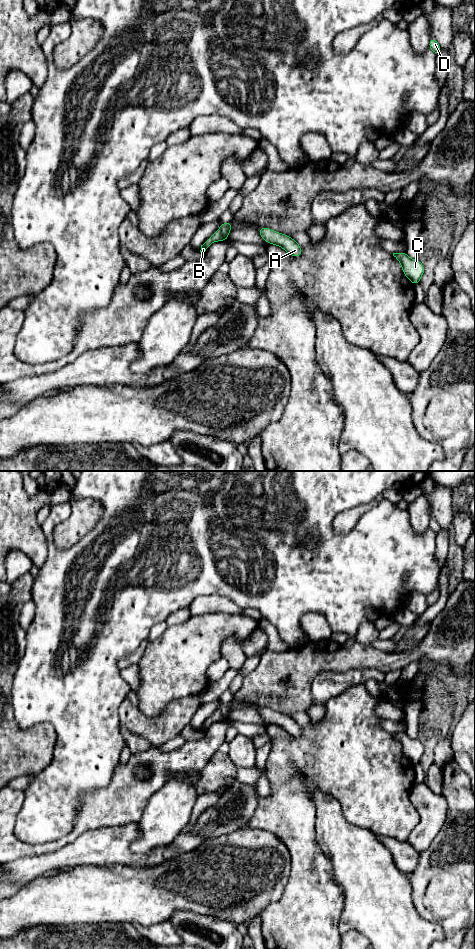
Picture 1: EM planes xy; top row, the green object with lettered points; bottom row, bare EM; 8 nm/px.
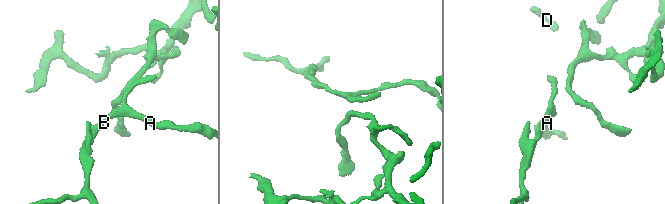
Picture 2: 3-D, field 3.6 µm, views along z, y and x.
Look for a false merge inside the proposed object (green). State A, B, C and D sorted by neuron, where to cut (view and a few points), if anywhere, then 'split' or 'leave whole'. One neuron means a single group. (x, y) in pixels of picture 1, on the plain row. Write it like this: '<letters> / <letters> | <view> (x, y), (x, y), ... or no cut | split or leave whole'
A B C D | no cut | leave whole

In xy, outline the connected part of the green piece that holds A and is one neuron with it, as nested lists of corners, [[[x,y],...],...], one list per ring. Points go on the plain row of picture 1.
[[[262,707],[259,710],[259,714],[266,722],[283,728],[293,737],[302,735],[301,726],[293,718],[285,714],[273,711],[267,707]]]

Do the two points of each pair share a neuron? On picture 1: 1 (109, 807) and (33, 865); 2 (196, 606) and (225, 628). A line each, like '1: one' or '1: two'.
1: two
2: two

